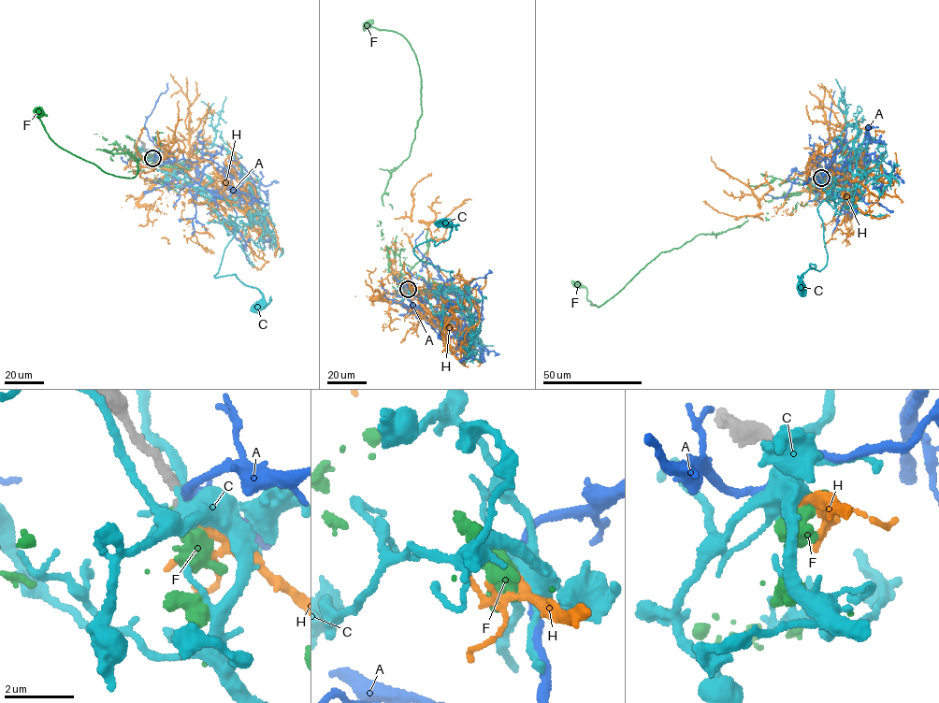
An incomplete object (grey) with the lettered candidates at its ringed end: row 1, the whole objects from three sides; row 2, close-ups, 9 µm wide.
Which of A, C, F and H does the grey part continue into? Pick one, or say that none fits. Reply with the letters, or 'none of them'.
H

